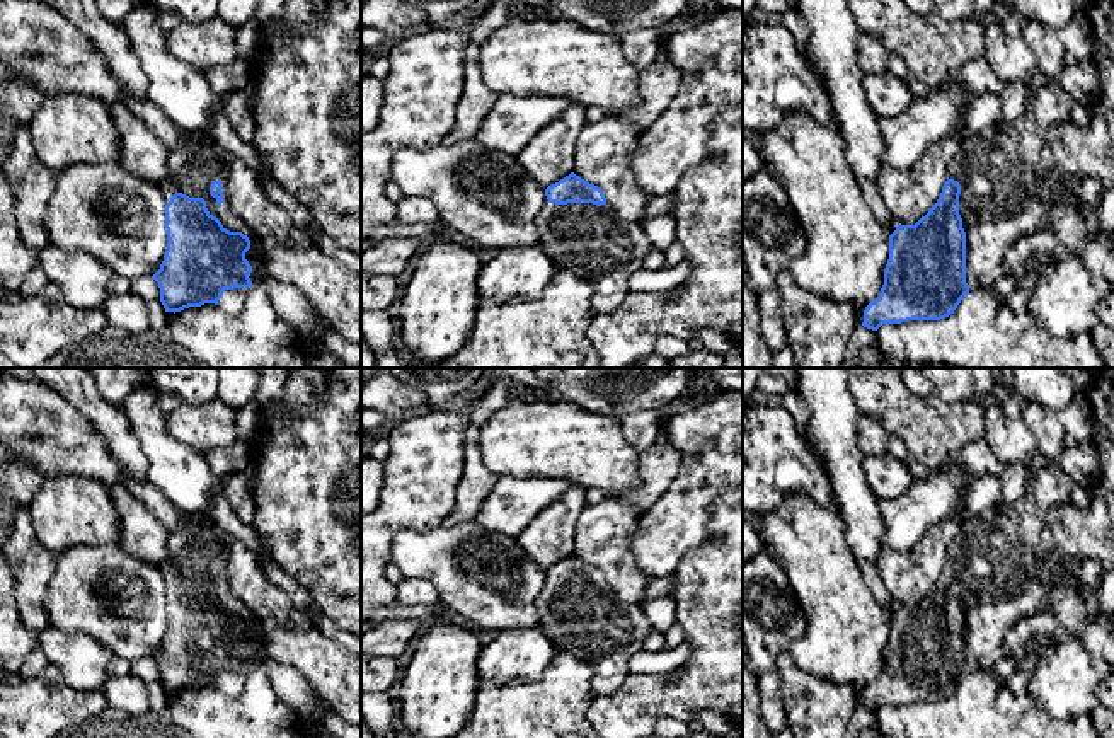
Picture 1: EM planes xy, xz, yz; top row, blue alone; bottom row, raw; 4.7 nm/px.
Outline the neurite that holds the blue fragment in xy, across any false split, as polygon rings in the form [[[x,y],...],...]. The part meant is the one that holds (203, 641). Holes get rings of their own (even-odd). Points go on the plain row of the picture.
[[[170,532],[167,557],[158,566],[165,581],[167,632],[152,658],[165,694],[215,685],[230,699],[244,692],[249,673],[266,660],[264,641],[252,612],[228,586],[225,540],[215,532]]]

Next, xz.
[[[574,554],[545,571],[545,585],[535,600],[540,629],[555,651],[566,651],[593,666],[594,695],[615,692],[629,677],[629,660],[644,649],[652,627],[640,605],[622,602],[603,573]]]

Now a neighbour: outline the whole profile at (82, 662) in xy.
[[[53,624],[37,636],[37,648],[61,672],[65,682],[82,692],[102,690],[109,680],[107,665],[116,658],[89,634]]]

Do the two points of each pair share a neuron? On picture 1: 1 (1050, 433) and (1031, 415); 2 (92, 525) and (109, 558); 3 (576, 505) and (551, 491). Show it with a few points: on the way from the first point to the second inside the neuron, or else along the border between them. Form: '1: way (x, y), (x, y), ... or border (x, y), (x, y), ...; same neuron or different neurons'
1: way (1045, 428), (1036, 420); same neuron
2: border (116, 542), (75, 544), (63, 551); different neurons
3: border (573, 484), (530, 522); different neurons

